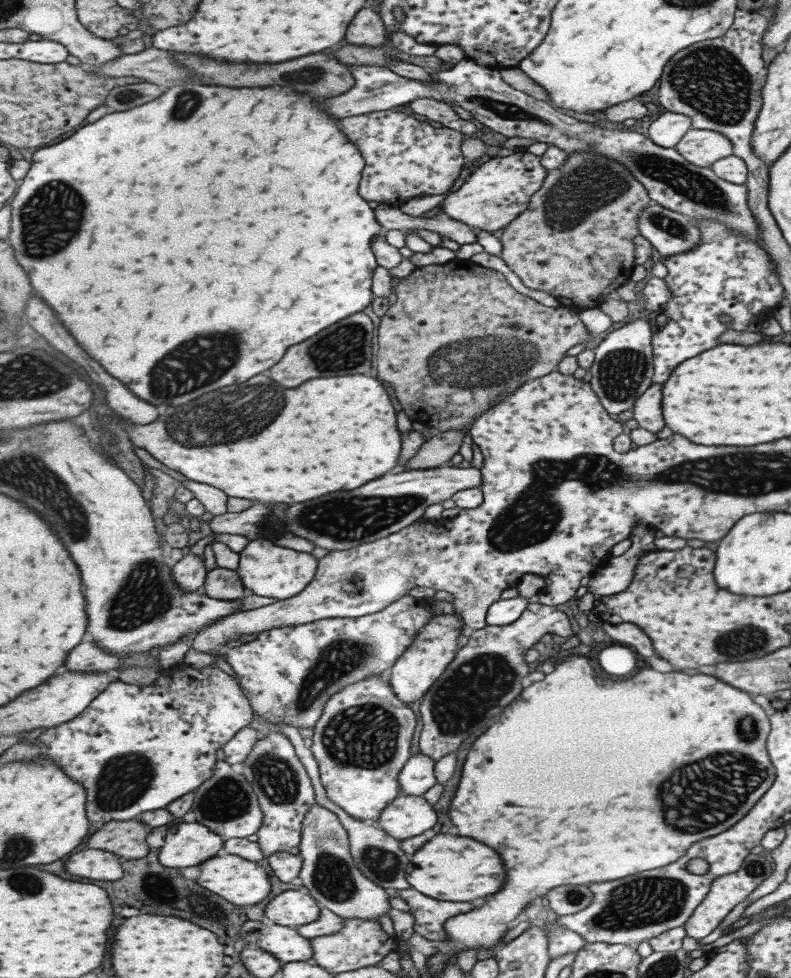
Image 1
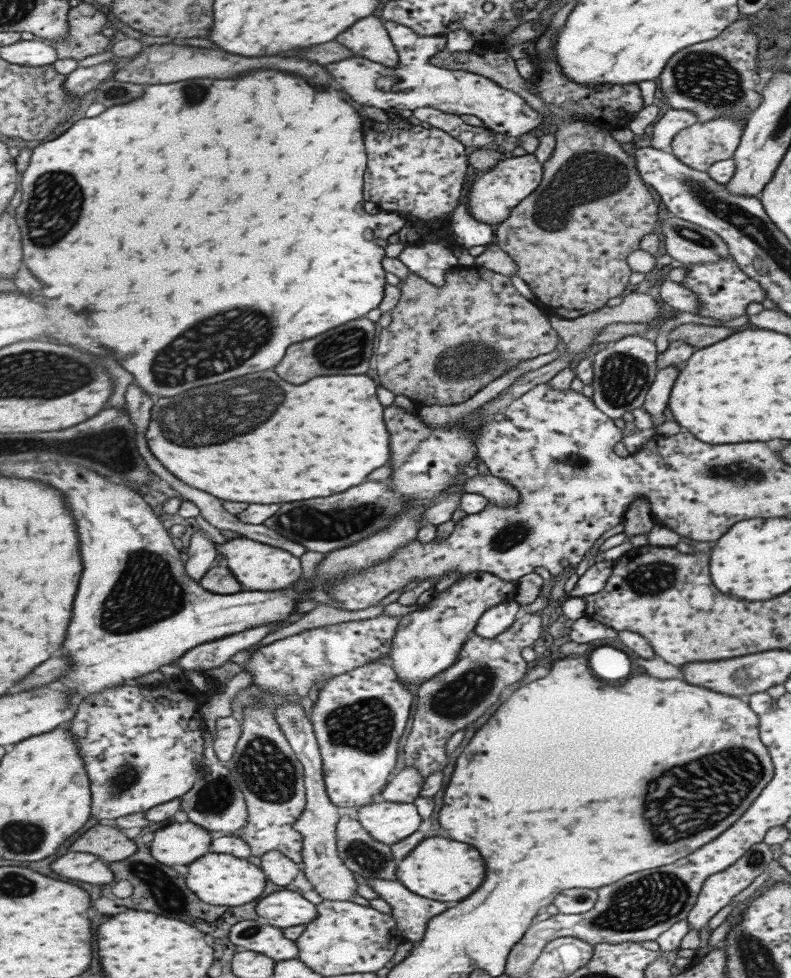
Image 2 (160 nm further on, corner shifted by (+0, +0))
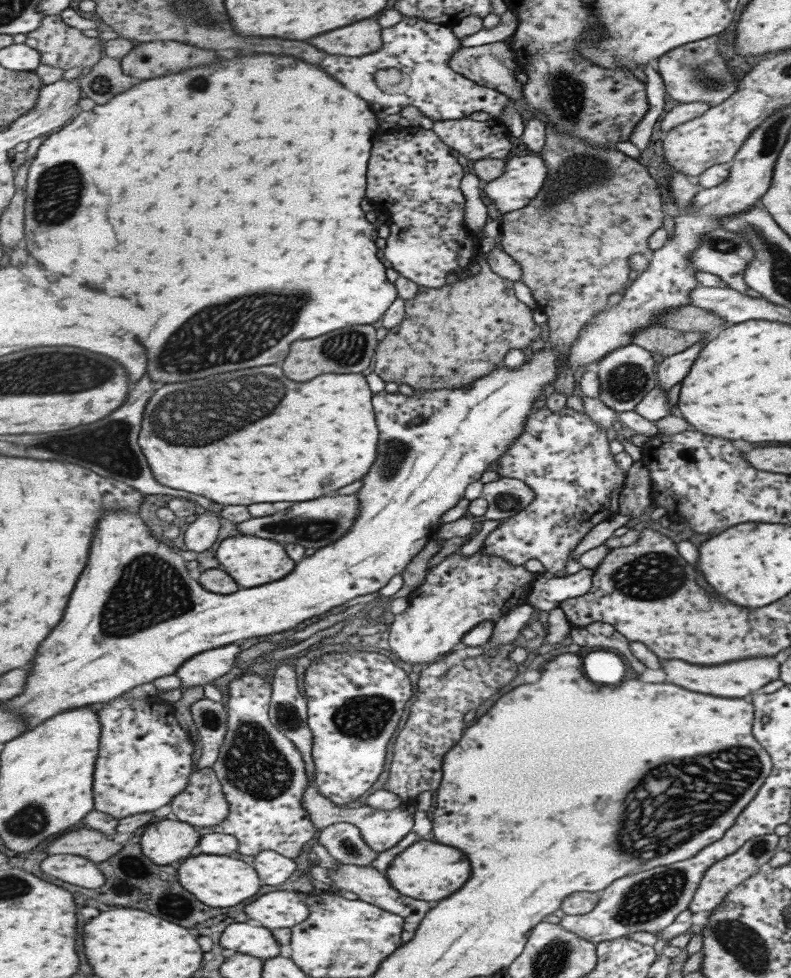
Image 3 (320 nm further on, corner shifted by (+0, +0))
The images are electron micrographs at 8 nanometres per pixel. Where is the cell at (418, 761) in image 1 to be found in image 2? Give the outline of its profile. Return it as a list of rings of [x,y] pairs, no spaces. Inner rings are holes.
[[[405,766],[388,782],[382,794],[382,801],[415,802],[421,797],[426,779],[416,766]]]

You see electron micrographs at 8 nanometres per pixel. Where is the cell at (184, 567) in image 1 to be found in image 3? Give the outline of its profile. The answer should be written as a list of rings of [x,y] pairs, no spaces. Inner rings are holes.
[[[205,511],[198,514],[181,533],[178,546],[193,552],[205,552],[215,544],[219,530],[221,530],[221,516],[212,511]]]

